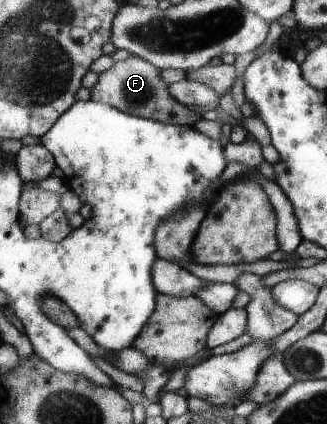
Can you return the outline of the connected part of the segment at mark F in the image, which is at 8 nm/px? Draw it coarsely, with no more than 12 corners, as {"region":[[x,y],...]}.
{"region":[[131,56],[98,74],[92,99],[181,126],[200,114],[180,103],[156,65]]}

